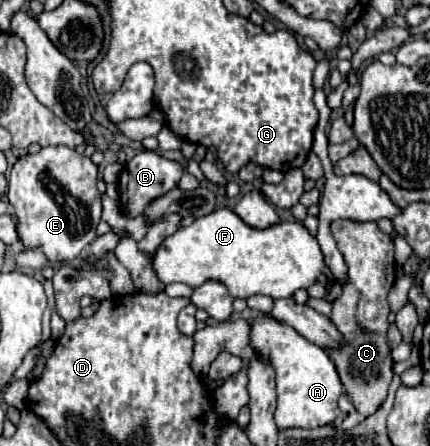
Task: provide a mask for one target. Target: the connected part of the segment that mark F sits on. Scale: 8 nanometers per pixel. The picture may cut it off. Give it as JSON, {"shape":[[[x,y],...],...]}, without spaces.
{"shape":[[[226,207],[196,219],[190,227],[178,229],[172,237],[164,239],[154,255],[154,269],[164,283],[182,281],[190,287],[198,287],[198,283],[206,279],[218,279],[228,287],[232,297],[240,299],[248,299],[256,293],[284,299],[314,283],[328,285],[334,281],[316,237],[310,235],[300,221],[284,221],[256,229]]]}

